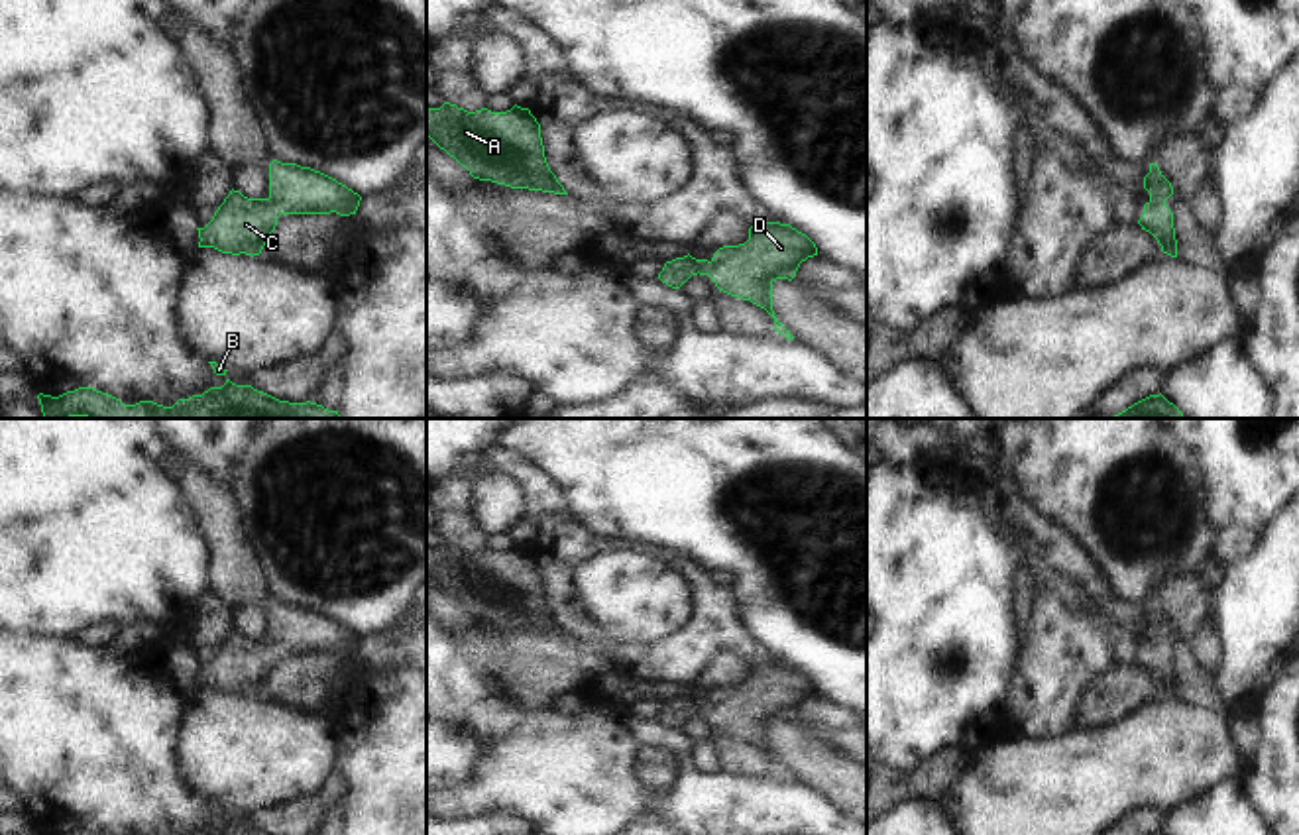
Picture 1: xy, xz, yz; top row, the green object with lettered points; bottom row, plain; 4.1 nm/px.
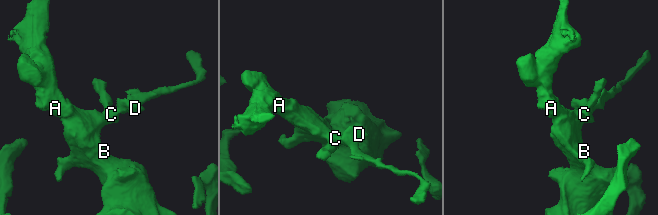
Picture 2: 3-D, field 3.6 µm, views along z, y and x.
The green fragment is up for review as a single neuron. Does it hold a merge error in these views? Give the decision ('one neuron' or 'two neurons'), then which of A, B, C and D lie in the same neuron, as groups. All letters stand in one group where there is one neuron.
one neuron | A B C D

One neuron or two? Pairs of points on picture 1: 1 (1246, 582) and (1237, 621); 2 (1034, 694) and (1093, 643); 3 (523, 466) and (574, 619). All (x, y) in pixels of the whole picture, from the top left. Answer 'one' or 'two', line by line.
1: one
2: one
3: one

